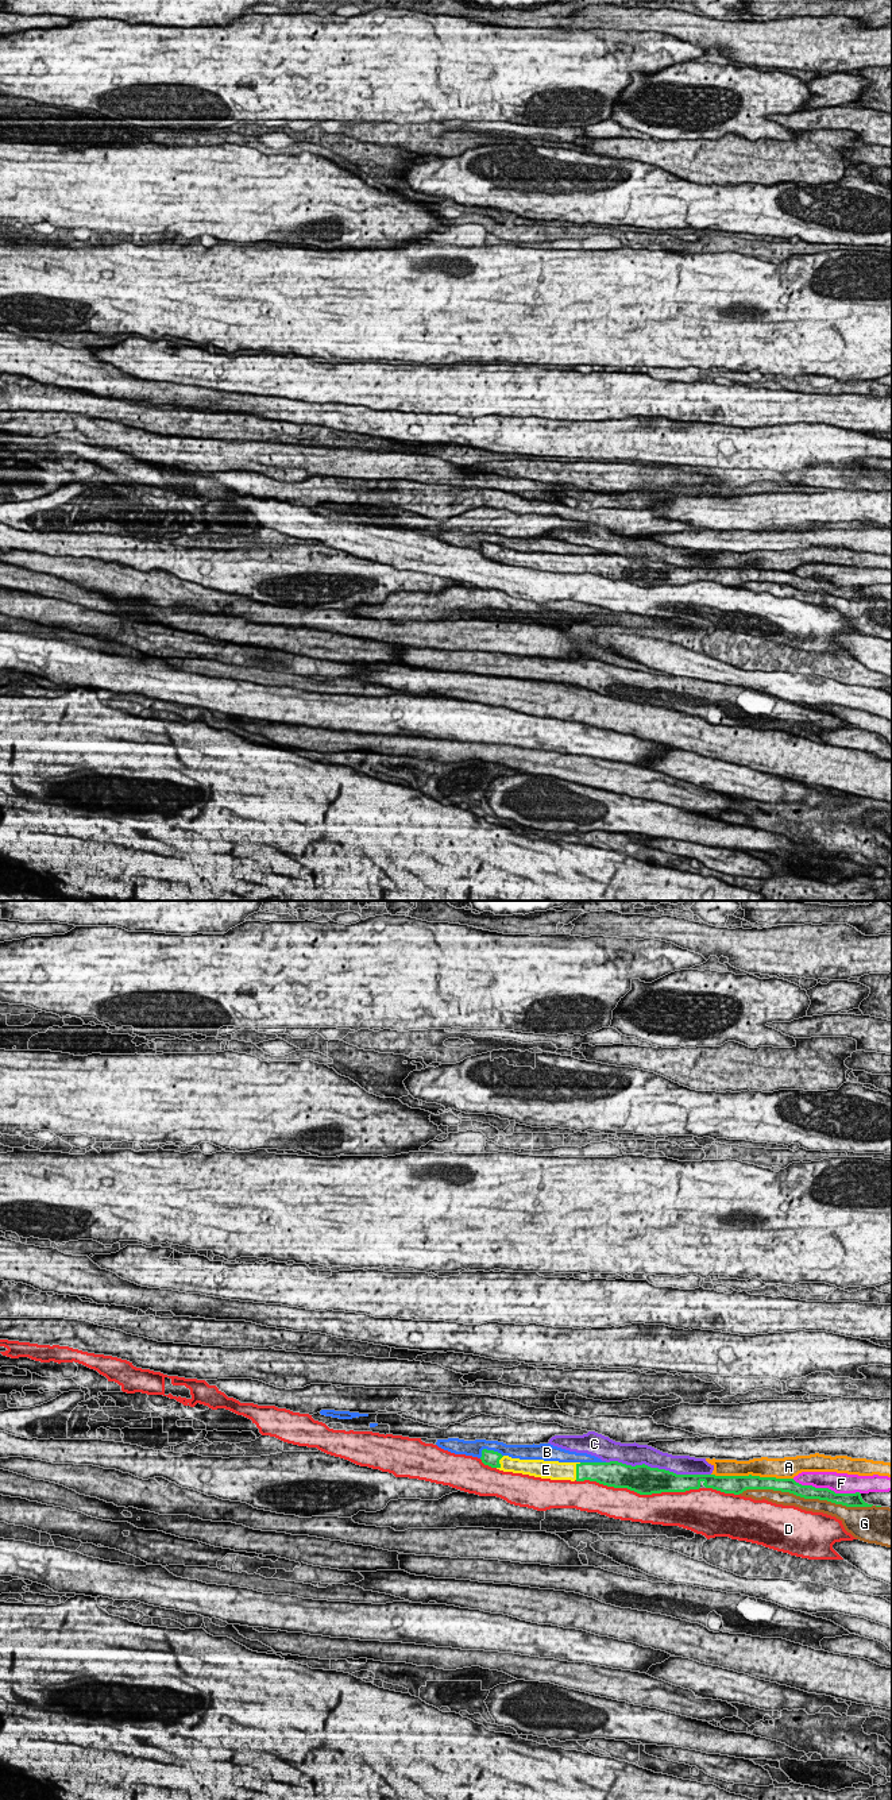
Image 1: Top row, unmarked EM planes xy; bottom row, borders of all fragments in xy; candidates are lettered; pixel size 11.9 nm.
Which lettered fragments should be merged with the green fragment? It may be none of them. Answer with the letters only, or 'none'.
E

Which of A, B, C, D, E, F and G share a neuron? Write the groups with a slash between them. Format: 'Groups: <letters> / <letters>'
Groups: A / B / C / D / E / F / G

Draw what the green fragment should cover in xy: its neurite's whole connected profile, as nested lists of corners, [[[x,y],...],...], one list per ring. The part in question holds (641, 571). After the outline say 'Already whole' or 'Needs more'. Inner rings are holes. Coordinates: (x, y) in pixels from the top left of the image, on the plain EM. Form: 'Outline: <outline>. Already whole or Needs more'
Outline: [[[482,543],[482,555],[491,560],[497,560],[503,564],[522,566],[541,571],[551,573],[571,573],[571,574],[596,574],[599,577],[614,579],[614,581],[628,581],[640,587],[652,587],[661,585],[686,585],[690,582],[699,582],[703,577],[706,581],[713,581],[725,586],[740,587],[746,582],[773,582],[781,585],[789,585],[804,591],[819,591],[827,593],[835,597],[842,597],[846,600],[872,600],[862,593],[861,586],[835,586],[829,581],[815,581],[812,578],[802,578],[793,571],[776,571],[776,570],[760,570],[760,568],[715,568],[715,567],[676,567],[673,564],[650,560],[645,556],[642,558],[626,558],[618,554],[610,555],[559,555],[559,554],[544,554],[544,552],[520,552],[511,551],[509,548],[502,548],[494,543]]]. Needs more

